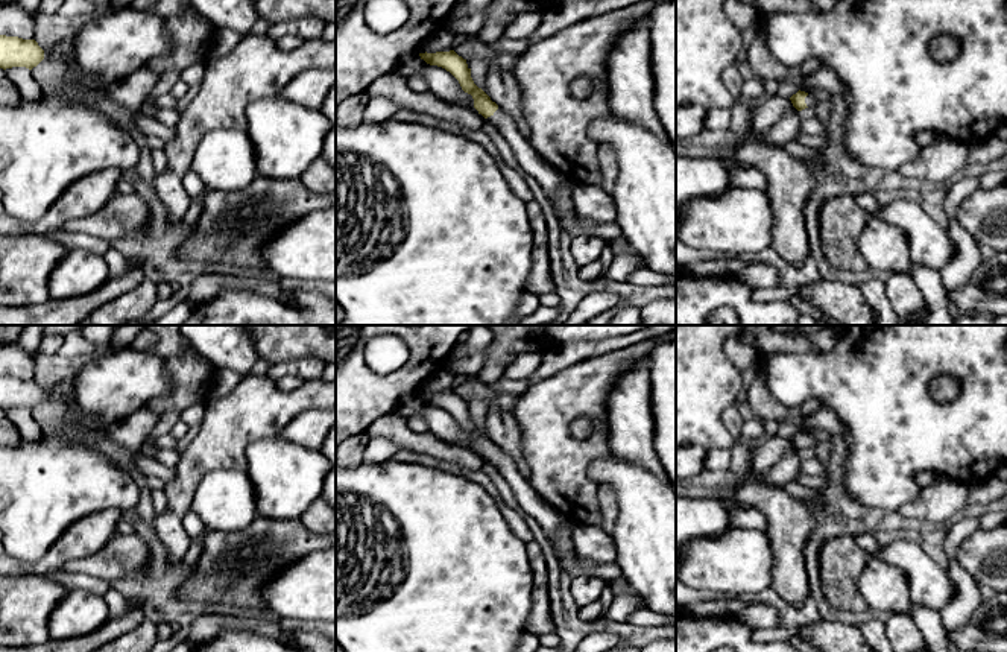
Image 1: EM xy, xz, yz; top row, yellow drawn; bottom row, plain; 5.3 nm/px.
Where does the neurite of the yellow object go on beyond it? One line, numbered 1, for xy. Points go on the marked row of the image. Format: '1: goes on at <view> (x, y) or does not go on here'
1: does not go on here

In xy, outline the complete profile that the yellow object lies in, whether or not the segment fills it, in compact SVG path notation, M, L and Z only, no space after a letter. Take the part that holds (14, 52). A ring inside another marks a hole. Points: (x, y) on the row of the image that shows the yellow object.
M0 35L0 68L26 67L32 70L44 59L35 40Z

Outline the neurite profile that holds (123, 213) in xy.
M115 193L99 211L67 222L73 234L90 234L114 243L120 237L141 228L149 216L147 205L137 193Z

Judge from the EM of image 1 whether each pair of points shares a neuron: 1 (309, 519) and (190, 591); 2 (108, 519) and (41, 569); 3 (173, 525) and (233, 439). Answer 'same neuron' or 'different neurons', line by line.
1: different neurons
2: same neuron
3: same neuron

